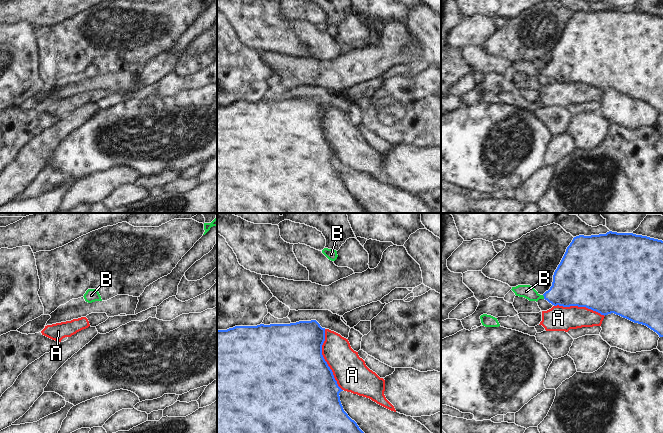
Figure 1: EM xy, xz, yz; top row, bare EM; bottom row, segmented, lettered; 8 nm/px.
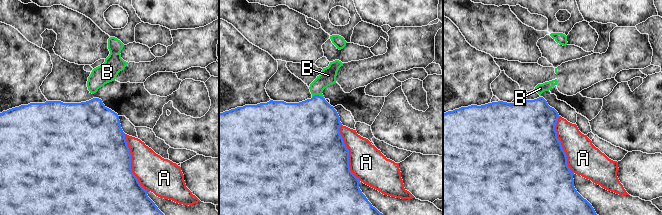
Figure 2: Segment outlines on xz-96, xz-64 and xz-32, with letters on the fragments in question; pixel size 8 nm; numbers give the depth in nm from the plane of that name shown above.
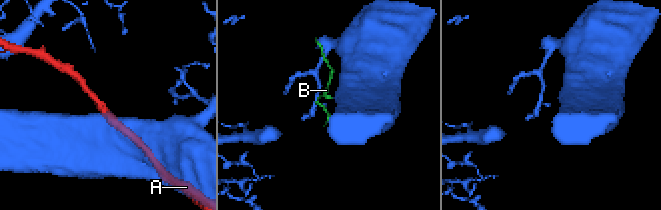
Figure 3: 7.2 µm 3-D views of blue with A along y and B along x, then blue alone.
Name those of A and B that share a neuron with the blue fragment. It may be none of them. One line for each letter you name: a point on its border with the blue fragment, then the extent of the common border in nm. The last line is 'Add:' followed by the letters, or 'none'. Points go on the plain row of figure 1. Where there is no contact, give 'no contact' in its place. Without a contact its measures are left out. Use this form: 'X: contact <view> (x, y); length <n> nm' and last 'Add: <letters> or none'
B: contact yz (544, 73); length 40 nm
Add: B

